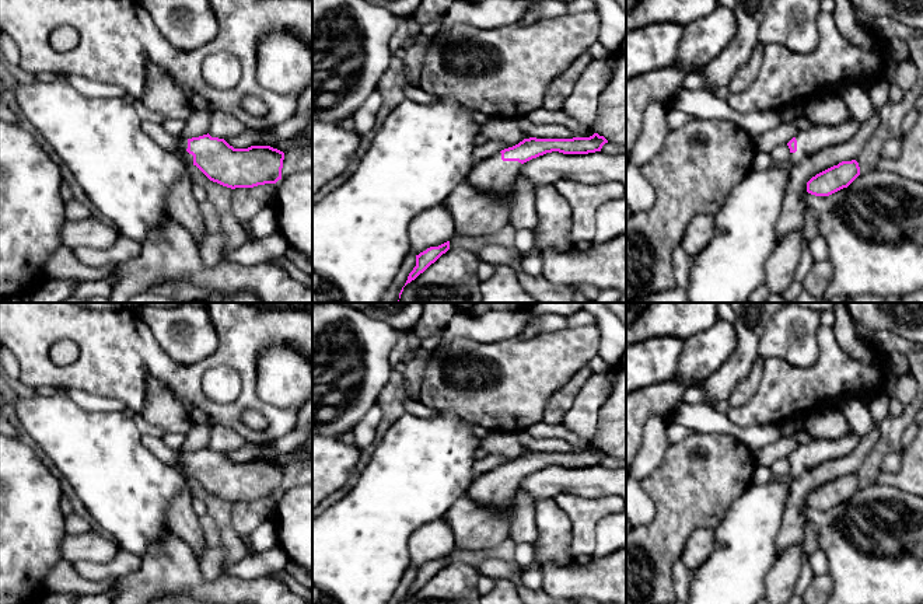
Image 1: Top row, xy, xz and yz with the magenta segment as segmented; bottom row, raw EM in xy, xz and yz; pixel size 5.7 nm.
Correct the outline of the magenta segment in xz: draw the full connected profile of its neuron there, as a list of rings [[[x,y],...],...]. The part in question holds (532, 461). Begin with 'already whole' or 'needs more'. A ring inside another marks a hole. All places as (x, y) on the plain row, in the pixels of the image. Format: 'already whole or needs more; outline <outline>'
needs more; outline [[[598,447],[573,453],[524,453],[518,458],[476,476],[466,496],[475,503],[506,510],[515,499],[524,476],[552,465],[563,468],[595,467],[601,465],[605,457],[608,454]]]

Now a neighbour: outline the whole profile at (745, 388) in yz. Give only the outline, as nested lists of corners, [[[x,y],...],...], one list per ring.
[[[758,356],[752,364],[749,376],[741,380],[728,397],[731,408],[744,405],[758,390],[763,370],[763,360]]]

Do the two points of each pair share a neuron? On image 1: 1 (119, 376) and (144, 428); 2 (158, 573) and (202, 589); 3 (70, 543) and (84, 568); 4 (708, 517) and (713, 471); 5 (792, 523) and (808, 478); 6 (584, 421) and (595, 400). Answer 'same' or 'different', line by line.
1: different
2: same
3: different
4: same
5: same
6: same

